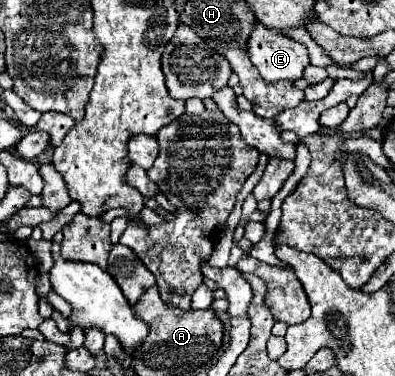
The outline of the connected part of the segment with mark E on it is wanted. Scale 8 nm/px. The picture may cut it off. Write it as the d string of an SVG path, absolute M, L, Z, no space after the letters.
M253 22L247 40L247 54L265 82L297 80L309 64L307 48L279 30L267 30L261 22Z

